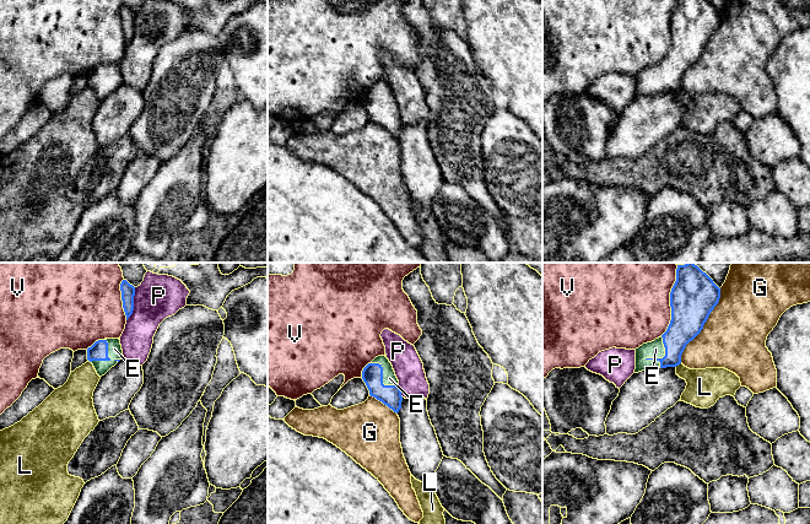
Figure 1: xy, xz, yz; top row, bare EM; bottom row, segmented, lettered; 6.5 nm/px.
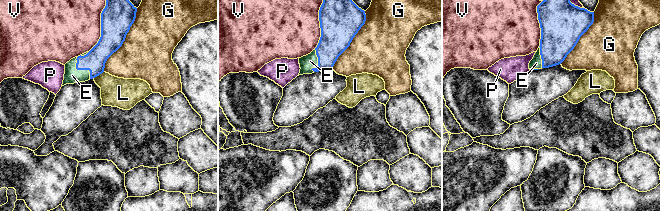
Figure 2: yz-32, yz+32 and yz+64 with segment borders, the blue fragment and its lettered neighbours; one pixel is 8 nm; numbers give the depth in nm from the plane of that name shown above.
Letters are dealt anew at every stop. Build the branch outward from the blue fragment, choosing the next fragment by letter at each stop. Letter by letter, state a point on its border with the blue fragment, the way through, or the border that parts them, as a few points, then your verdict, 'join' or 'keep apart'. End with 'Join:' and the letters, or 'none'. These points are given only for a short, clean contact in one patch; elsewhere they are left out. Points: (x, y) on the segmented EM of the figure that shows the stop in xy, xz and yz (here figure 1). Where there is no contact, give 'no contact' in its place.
E: meets blue in yz at (665, 352); runs through yz (686, 323), (665, 352), (659, 352), (655, 349); join
G: meets blue in yz at (703, 324); keep apart
L: meets blue in yz at (678, 365); border along yz (680, 362), (675, 366); keep apart
P: meets blue in xy at (133, 304); keep apart
V: meets blue in yz at (670, 301); keep apart
Join: E

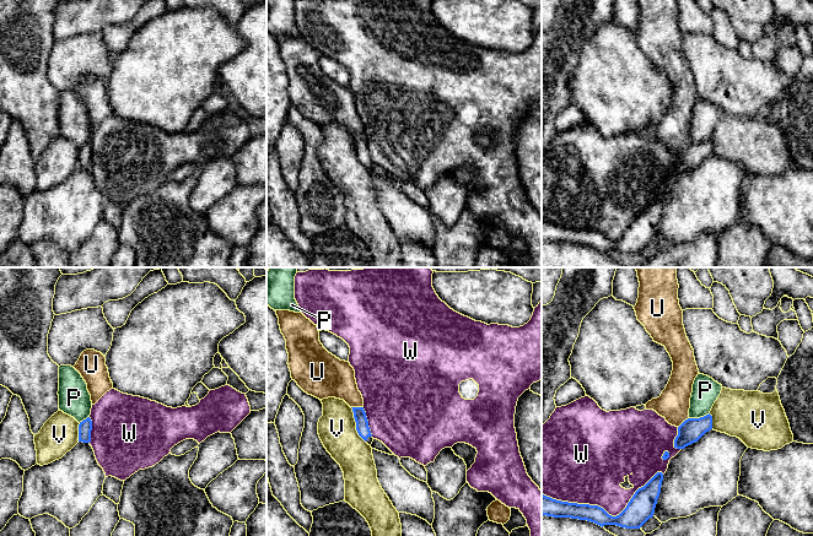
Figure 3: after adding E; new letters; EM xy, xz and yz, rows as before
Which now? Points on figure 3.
P: meets blue in yz at (700, 417); border along yz (709, 412), (689, 418); keep apart
U: meets blue in xz at (357, 407); keep apart
V: meets blue in xz at (356, 424); keep apart
W: meets blue in yz at (604, 510); keep apart
Join: none

